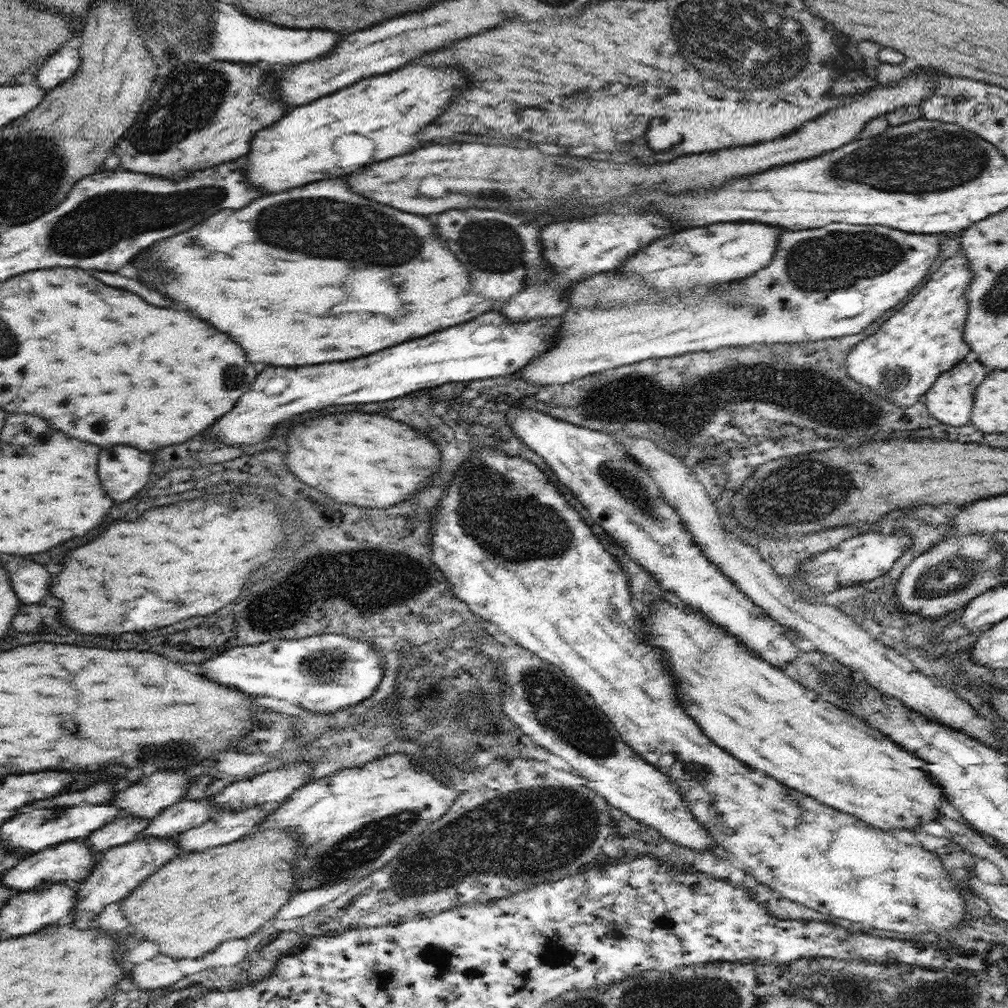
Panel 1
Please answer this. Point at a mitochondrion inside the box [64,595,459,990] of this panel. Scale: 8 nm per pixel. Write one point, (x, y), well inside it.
(358, 849)

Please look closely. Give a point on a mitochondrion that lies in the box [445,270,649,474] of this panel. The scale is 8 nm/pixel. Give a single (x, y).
(612, 392)

